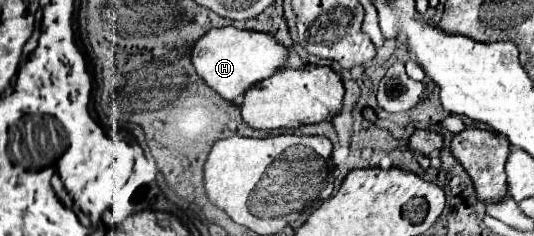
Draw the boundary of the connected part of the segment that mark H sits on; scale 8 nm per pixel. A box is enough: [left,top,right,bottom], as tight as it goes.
[193,27,289,105]

